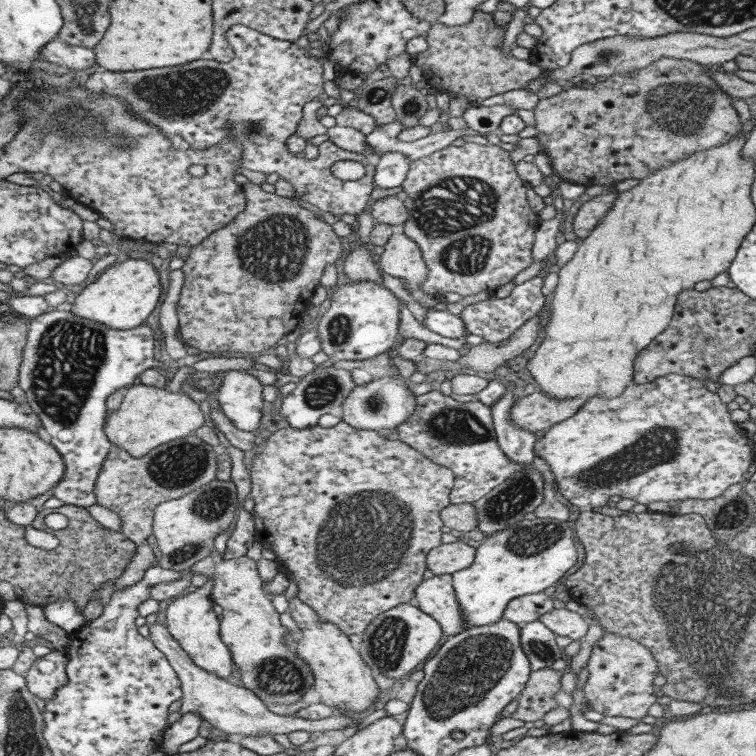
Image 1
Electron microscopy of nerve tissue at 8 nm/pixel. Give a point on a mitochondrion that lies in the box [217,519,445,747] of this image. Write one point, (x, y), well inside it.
(281, 676)

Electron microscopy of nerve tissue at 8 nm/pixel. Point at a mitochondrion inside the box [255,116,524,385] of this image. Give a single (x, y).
(453, 213)

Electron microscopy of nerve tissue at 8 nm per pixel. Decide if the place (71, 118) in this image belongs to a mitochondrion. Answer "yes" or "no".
yes

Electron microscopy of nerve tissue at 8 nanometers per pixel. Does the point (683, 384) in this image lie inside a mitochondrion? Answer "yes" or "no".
no

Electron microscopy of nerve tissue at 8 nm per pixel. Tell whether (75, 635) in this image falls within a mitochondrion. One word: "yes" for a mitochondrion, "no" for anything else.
no

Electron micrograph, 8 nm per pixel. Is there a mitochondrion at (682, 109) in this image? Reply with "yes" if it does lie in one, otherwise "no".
yes

